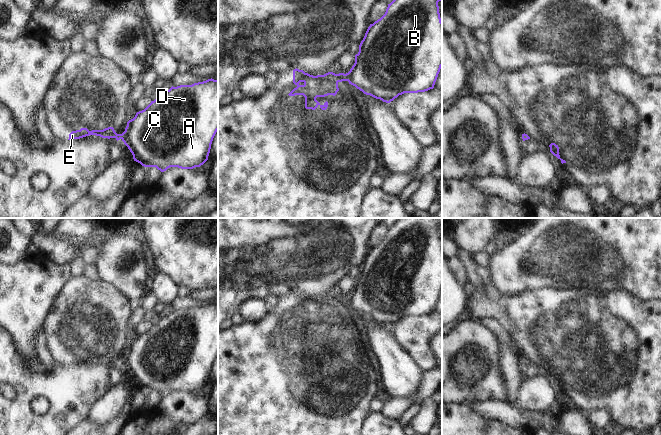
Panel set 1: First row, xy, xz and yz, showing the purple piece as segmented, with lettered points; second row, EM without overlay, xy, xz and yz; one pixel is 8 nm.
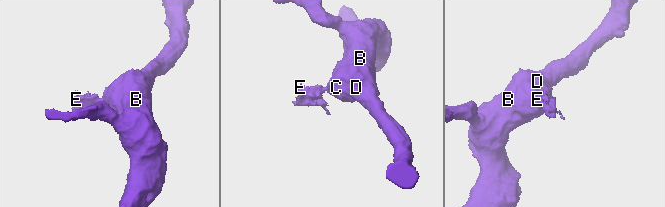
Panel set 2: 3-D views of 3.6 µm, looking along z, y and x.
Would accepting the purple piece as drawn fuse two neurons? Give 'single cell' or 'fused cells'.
fused cells

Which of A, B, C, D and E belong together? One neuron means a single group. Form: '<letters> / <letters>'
A B C D / E

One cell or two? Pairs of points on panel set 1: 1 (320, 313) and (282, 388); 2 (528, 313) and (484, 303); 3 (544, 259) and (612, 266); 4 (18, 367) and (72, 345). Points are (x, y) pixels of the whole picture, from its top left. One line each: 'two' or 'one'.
1: one
2: two
3: one
4: two

